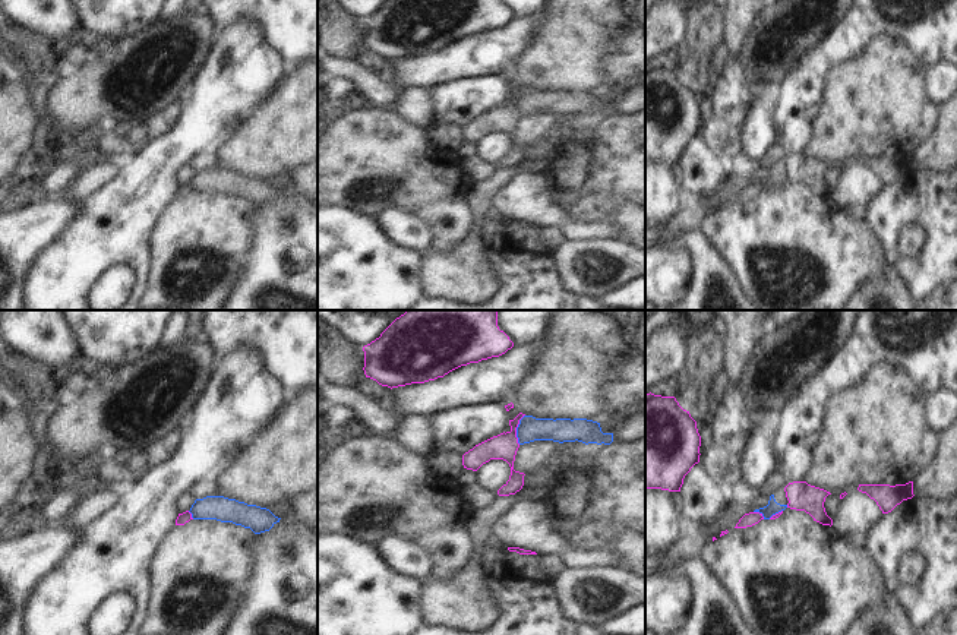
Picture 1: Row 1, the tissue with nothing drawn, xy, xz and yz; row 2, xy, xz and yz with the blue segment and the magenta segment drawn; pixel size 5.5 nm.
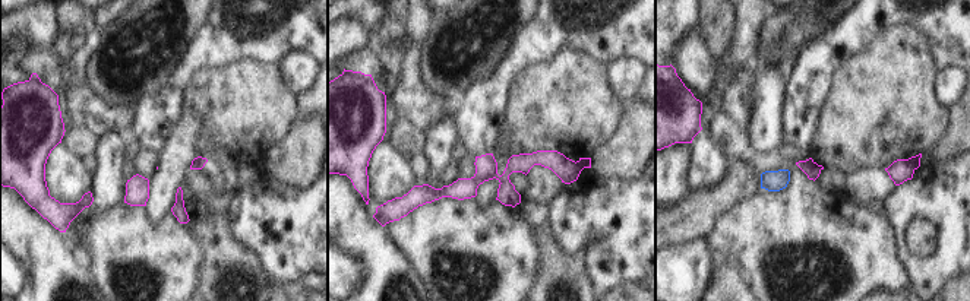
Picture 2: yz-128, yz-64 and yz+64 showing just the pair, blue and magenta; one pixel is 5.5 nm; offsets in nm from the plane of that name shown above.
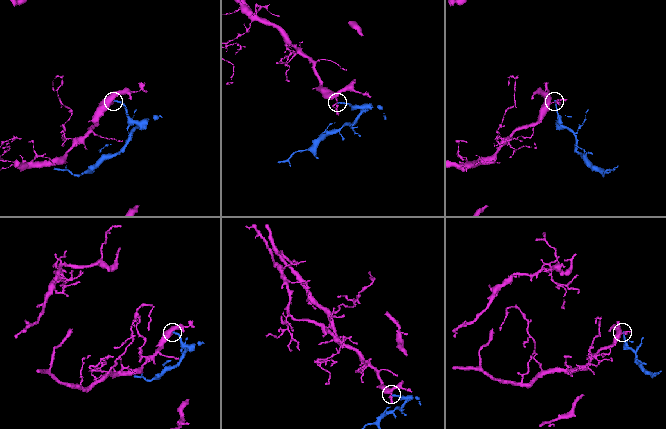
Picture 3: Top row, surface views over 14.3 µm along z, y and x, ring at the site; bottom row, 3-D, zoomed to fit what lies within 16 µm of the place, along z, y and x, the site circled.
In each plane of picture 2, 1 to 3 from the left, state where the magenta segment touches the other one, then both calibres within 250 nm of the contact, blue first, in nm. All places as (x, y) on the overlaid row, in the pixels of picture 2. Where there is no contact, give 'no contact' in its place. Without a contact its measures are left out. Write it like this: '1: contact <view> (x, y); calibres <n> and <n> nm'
1: no contact
2: no contact
3: no contact

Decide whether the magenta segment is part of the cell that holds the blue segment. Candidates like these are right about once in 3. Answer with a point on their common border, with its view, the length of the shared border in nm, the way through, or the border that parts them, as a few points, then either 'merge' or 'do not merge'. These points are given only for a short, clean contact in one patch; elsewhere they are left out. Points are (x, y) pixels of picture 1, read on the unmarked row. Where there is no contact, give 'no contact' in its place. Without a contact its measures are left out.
contact xz (517, 101); length 170 nm; border xz (524, 87), (517, 100), (518, 116); do not merge

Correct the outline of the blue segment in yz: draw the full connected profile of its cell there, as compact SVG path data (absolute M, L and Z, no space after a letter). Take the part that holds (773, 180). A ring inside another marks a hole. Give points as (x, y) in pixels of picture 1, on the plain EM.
M784 161L776 164L770 168L768 177L759 181L755 181L754 184L759 184L764 192L770 192L773 187L784 183L787 180L787 170Z

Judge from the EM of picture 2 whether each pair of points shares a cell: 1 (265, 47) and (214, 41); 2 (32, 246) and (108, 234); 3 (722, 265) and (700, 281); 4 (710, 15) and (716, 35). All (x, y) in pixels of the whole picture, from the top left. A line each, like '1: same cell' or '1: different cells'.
1: same cell
2: different cells
3: different cells
4: same cell

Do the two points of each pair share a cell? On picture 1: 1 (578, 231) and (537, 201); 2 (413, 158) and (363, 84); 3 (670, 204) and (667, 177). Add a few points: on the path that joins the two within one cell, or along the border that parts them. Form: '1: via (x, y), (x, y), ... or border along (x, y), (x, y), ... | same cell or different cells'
1: via (568, 228), (548, 211) | same cell
2: border along (372, 104), (389, 109) | different cells
3: via (667, 198), (667, 183) | same cell

